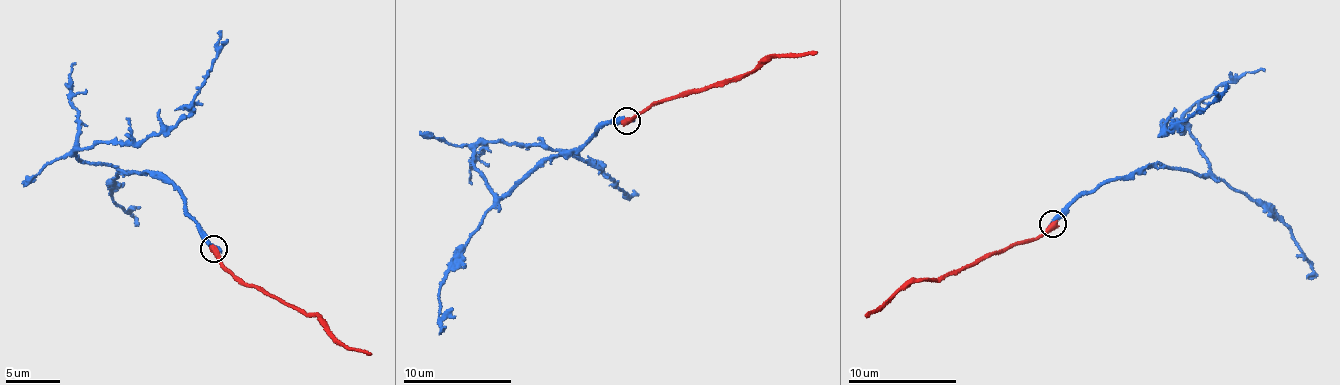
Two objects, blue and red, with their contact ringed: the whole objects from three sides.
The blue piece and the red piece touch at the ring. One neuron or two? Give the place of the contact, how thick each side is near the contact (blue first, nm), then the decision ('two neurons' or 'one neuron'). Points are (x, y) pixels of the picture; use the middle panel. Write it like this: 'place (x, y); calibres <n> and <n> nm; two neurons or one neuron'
place (626, 120); calibres 340 and 500 nm; two neurons

